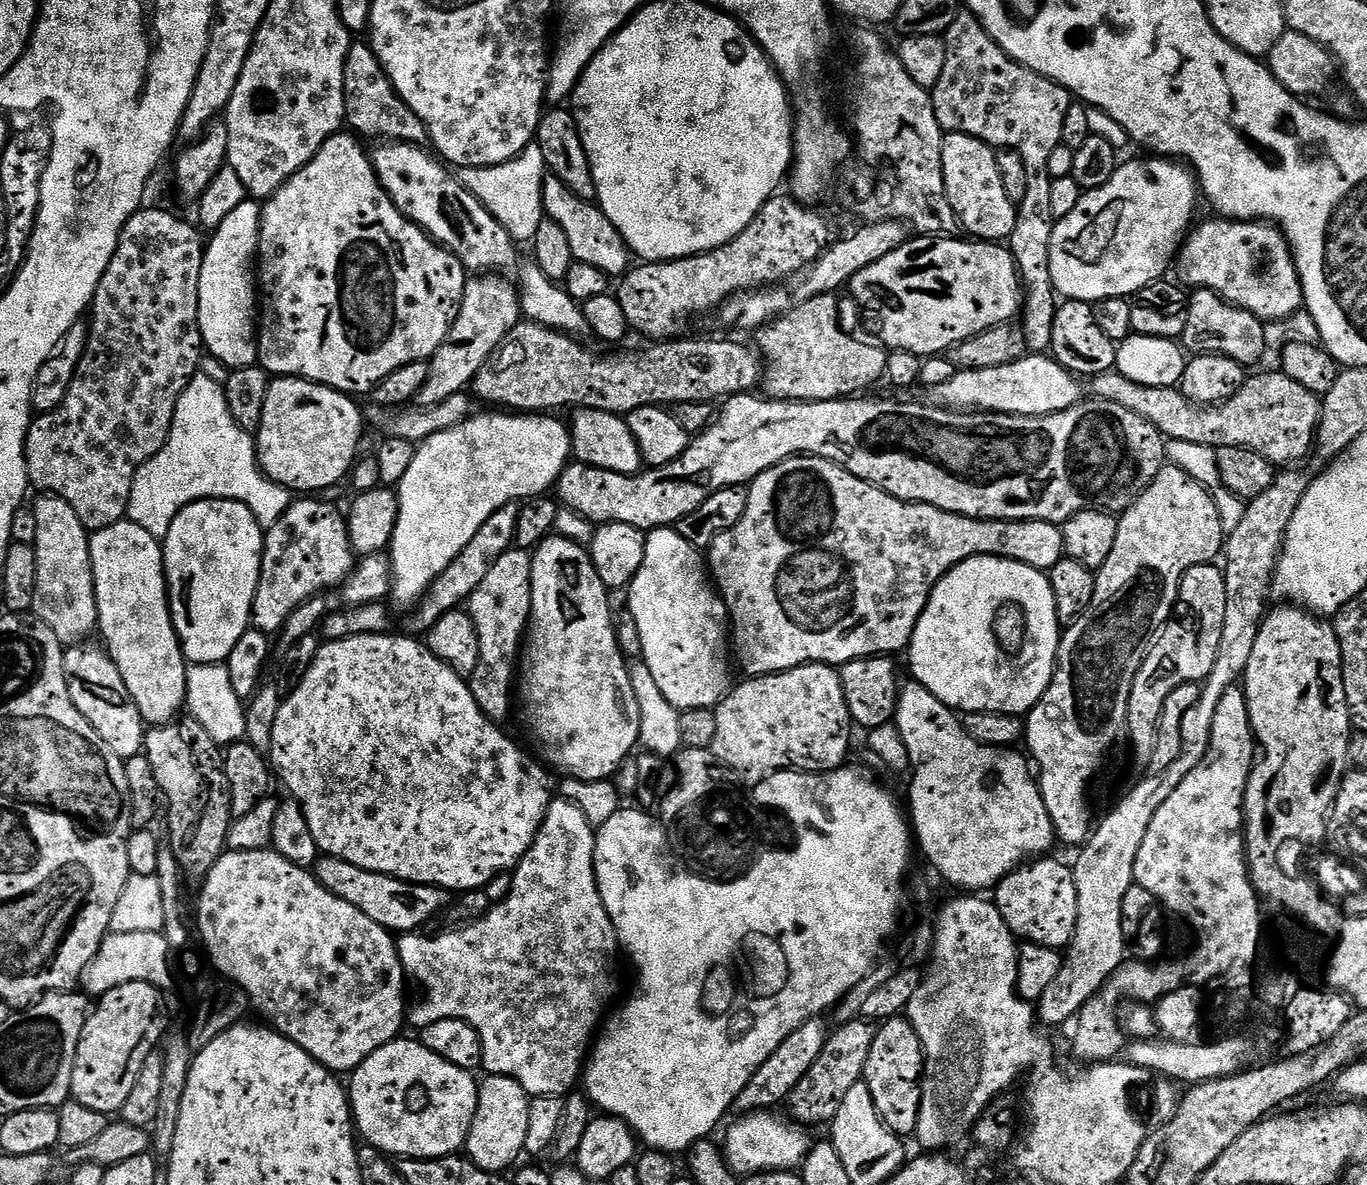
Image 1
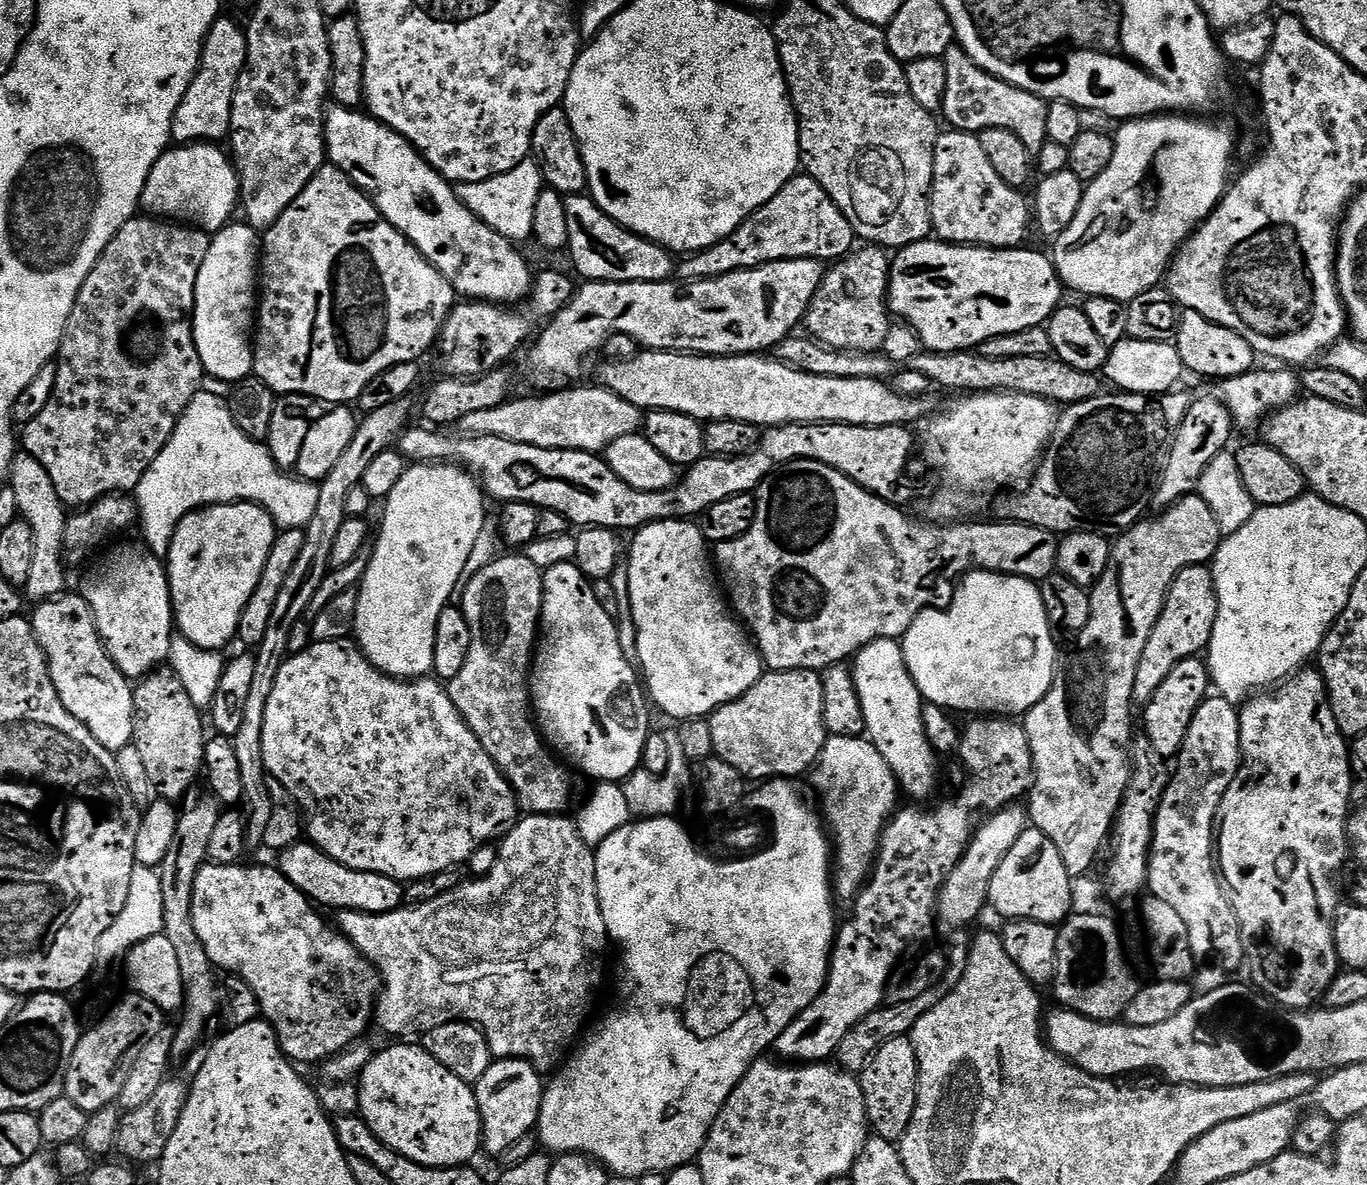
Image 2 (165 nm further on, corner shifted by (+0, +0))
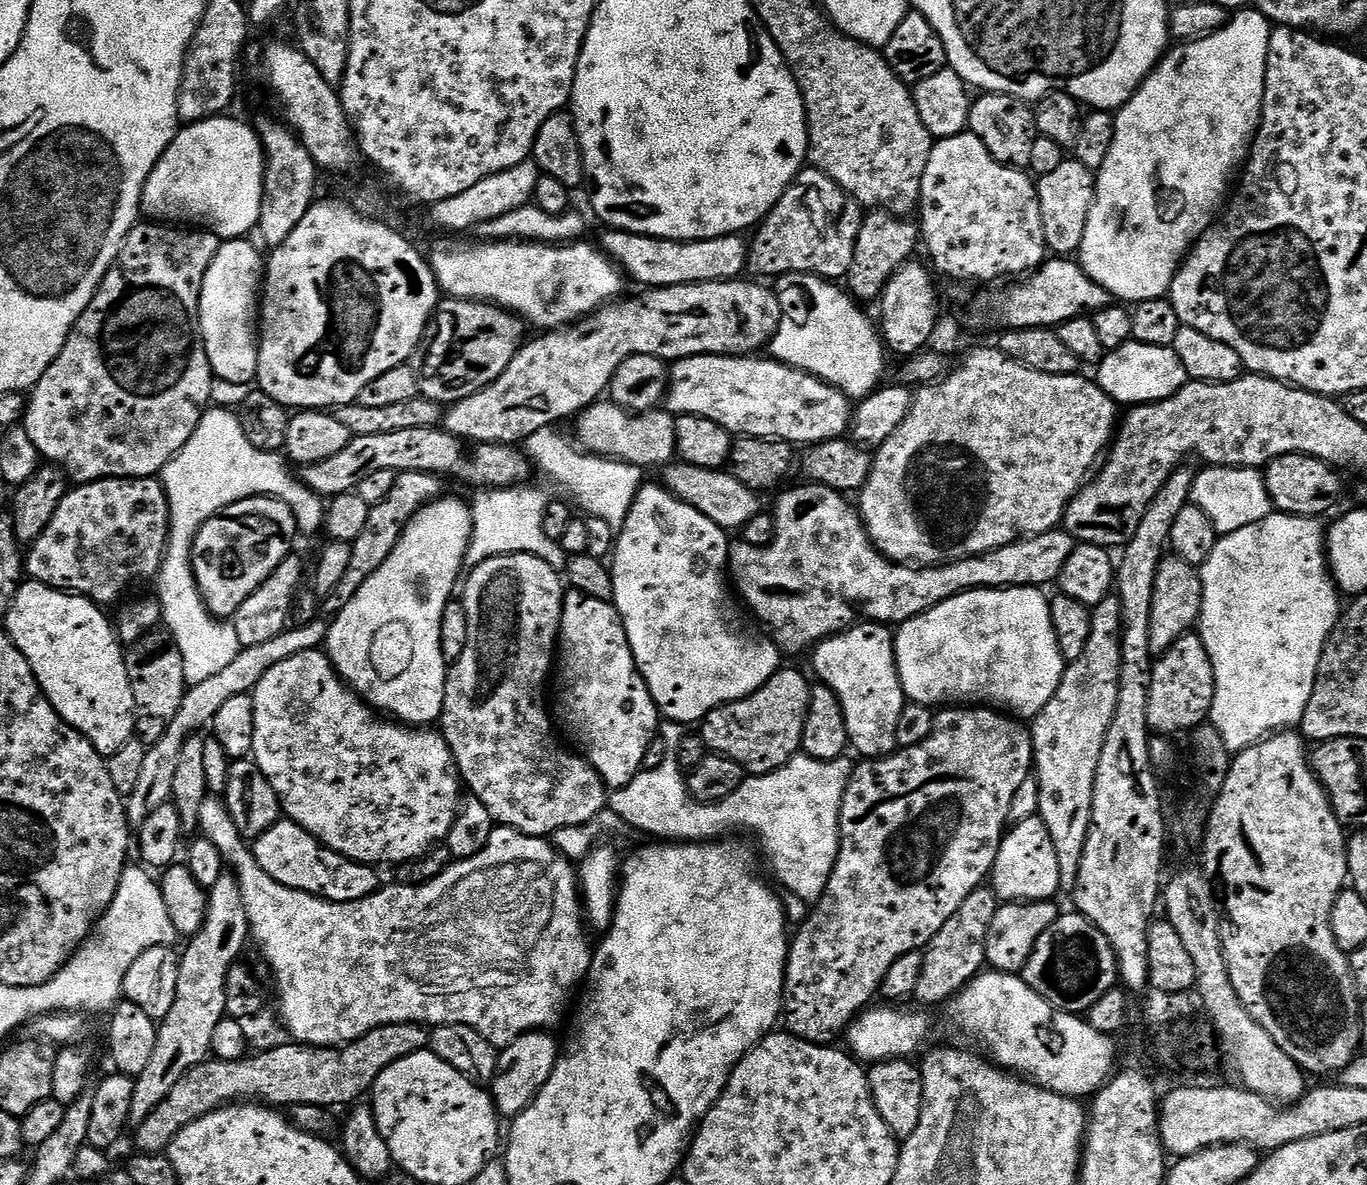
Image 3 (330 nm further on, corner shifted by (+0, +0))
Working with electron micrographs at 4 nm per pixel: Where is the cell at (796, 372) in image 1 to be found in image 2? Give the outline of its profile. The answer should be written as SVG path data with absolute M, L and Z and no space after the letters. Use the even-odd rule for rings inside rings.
M879 246L860 247L835 261L825 271L824 280L806 313L806 332L827 348L843 352L878 352L883 349L886 334L893 325L888 306L892 260L889 253Z

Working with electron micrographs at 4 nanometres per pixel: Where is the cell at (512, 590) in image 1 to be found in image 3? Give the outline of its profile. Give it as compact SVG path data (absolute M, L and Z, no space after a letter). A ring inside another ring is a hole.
M515 552L509 556L495 556L489 560L484 560L477 568L471 569L467 576L462 584L462 592L464 588L462 603L466 610L466 647L463 648L459 658L451 661L446 690L444 691L444 713L441 714L438 721L444 741L448 743L452 751L456 769L460 771L460 779L466 785L467 791L469 788L472 791L469 793L478 802L482 802L482 806L486 806L486 810L490 812L497 825L513 828L527 836L548 838L566 826L589 824L592 820L595 820L599 812L605 811L606 789L604 782L600 775L592 769L592 765L584 759L583 755L577 754L575 751L572 751L573 753L567 752L558 741L552 740L553 717L550 715L549 705L548 708L544 705L544 687L547 684L549 687L550 673L554 668L554 657L558 652L560 615L562 614L566 591L565 581L562 579L561 573L560 576L556 573L556 568L552 565L552 562L531 556L525 552Z

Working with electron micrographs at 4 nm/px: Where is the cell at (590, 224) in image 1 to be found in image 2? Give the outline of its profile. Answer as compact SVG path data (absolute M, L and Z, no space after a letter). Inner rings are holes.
M591 195L565 196L566 226L570 226L567 255L572 255L572 264L584 275L585 281L646 282L659 284L667 281L674 272L674 256L661 244L654 244L643 236L624 228L596 205Z

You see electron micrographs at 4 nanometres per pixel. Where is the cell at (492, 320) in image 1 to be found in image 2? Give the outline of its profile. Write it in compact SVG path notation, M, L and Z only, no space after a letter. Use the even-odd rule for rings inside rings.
M405 398L398 402L390 402L390 406L382 406L382 410L367 413L357 423L354 438L350 442L350 446L346 446L346 454L342 454L342 458L338 458L338 462L334 462L334 470L330 470L330 474L326 474L324 479L319 481L318 510L314 510L314 518L310 518L307 528L303 529L304 545L302 546L302 554L298 554L298 562L294 562L294 570L290 570L290 578L286 578L286 586L282 586L282 594L278 594L278 603L274 606L274 614L270 614L270 626L266 626L266 634L258 646L258 651L255 653L256 665L254 666L254 678L250 682L250 694L246 698L246 715L242 718L242 730L238 730L238 734L234 737L236 753L238 754L238 766L242 769L242 786L244 787L242 811L246 822L246 842L249 849L254 850L256 847L259 849L263 845L266 826L270 826L270 818L272 817L274 792L271 787L268 789L270 780L264 770L262 726L266 723L266 704L270 702L270 694L274 691L274 682L278 678L278 670L282 670L285 659L289 655L290 630L294 630L294 626L298 626L308 616L310 601L314 598L318 586L322 586L322 582L326 582L326 578L332 568L334 542L342 530L342 522L346 522L350 518L346 510L346 497L350 495L350 490L354 490L354 486L363 484L364 475L366 474L366 469L370 466L370 462L374 462L374 458L378 458L378 454L382 454L386 449L393 447L399 441L405 429L409 427L410 421L408 419L412 416L412 402L411 399Z

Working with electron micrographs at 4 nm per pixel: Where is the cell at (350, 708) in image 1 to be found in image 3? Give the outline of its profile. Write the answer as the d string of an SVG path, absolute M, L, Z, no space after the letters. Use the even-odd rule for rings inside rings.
M306 650L302 654L294 654L290 658L286 658L286 662L278 662L278 666L270 666L270 670L266 670L266 674L262 674L262 678L257 682L255 688L252 689L250 695L252 698L252 713L254 714L254 742L252 743L251 759L260 767L261 774L267 778L272 789L278 794L283 815L287 817L287 819L294 821L298 826L302 826L315 838L315 840L320 841L325 848L332 848L338 855L344 856L348 860L356 860L359 864L366 864L369 866L392 864L391 866L399 866L406 863L407 860L416 860L420 856L425 856L429 850L437 847L441 842L447 841L450 830L456 821L456 815L460 812L462 803L460 788L462 792L462 781L460 779L460 771L456 769L456 763L452 757L450 746L444 741L443 735L441 735L439 731L433 730L428 726L405 726L399 722L393 722L391 719L381 718L371 707L369 707L369 705L365 704L351 688L345 685L344 681L341 680L340 675L337 674L335 668L333 668L331 660L329 660L327 655L320 650Z

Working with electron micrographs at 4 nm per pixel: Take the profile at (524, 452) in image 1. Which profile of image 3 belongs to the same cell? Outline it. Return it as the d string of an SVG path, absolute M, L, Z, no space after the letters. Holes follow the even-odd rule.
M460 500L432 501L412 515L390 558L362 582L354 598L329 623L326 655L341 680L377 713L387 714L405 726L432 726L444 713L449 665L442 654L442 614L453 599L452 591L457 591L460 568L465 567L464 555L471 540L471 507Z

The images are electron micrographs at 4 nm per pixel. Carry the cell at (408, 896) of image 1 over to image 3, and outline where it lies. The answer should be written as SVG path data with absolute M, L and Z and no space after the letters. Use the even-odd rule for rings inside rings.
M282 818L270 830L266 830L251 845L254 858L274 882L311 896L321 896L330 902L354 902L367 896L381 887L382 881L376 877L375 867L359 864L340 856L332 848L325 848L315 840L302 826L294 821Z

